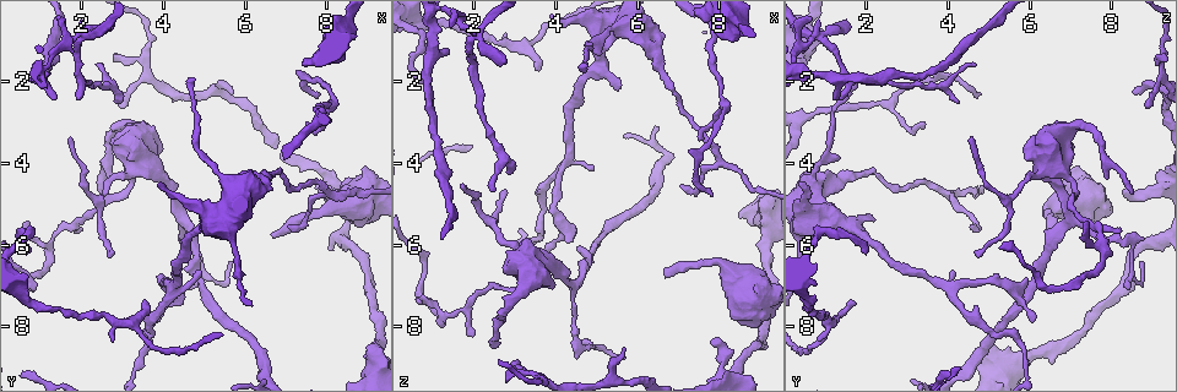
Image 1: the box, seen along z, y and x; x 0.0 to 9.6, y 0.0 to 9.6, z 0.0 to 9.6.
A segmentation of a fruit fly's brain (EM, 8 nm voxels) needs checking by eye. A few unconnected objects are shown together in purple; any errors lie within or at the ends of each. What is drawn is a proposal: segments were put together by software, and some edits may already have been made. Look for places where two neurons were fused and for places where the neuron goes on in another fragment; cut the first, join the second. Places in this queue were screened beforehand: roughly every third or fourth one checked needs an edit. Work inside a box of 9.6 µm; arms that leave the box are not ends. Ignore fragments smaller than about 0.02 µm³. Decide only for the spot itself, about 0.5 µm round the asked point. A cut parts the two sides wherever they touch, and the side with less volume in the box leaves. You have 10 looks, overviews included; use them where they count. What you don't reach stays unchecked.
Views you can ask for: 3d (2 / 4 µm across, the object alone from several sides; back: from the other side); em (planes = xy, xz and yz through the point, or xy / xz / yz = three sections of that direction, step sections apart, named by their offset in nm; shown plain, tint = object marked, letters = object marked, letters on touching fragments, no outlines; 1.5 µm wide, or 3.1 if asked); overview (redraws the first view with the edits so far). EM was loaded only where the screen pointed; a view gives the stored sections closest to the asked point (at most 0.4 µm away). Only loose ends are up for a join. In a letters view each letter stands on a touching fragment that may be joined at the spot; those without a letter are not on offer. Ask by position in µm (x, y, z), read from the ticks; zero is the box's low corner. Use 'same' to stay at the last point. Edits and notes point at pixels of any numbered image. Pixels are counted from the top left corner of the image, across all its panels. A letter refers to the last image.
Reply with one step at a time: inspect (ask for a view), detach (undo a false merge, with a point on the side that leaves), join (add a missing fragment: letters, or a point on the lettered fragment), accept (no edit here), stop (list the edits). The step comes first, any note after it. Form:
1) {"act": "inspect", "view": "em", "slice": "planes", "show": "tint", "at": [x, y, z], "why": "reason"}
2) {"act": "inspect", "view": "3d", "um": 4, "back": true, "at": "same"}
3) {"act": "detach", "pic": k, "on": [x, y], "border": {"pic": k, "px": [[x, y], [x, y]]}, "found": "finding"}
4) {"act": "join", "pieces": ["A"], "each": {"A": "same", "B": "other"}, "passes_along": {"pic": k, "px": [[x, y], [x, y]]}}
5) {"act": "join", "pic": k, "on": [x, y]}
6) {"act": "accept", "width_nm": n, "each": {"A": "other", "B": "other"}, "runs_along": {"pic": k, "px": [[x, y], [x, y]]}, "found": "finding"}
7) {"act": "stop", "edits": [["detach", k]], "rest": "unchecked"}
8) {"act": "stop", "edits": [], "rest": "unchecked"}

{"act": "inspect", "view": "em", "slice": "planes", "show": "letters", "at": [3.00, 2.55, 4.30], "why": "thin end"}

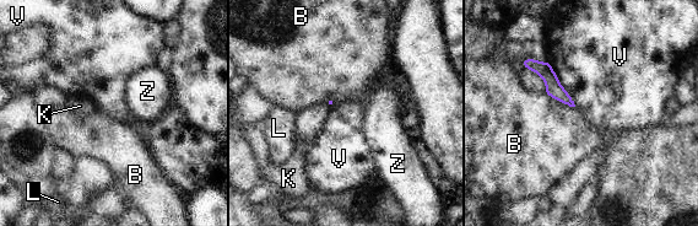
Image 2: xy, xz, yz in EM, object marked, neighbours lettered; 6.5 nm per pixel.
{"act": "accept", "longest_contact_nm": ["V", 360], "each": {"B": "other", "K": "other", "L": "other", "V": "other", "Z": "other"}, "found": "none of them fits"}

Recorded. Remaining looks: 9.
{"act": "inspect", "view": "em", "slice": "planes", "show": "letters", "at": [5.55, 5.40, 2.20], "why": "free end"}

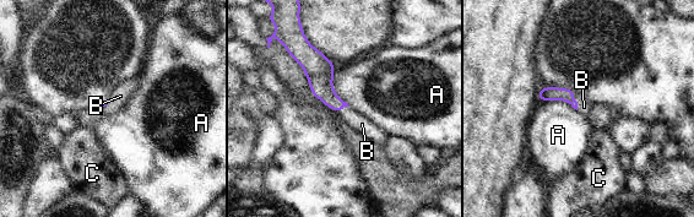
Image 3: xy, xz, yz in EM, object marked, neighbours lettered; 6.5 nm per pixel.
{"act": "join", "pieces": ["B"], "each": {"A": "other", "B": "same", "C": "other"}, "passes_along": {"pic": 3, "px": [[551, 93], [575, 101], [584, 107]]}, "found": "it goes on there"}

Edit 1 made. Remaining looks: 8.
{"act": "inspect", "view": "em", "slice": "xz", "step": 4, "show": "letters", "at": [7.50, 3.05, 3.40], "why": "an open end"}

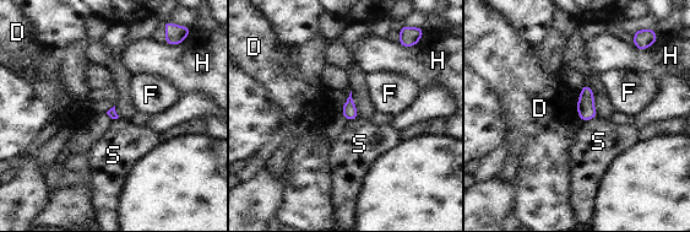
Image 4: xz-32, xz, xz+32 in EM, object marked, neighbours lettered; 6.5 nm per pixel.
{"act": "accept", "longest_contact_nm": ["S", 110], "each": {"D": "other", "F": "other", "H": "other", "S": "other"}, "found": "none of them fits"}

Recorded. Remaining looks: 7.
{"act": "inspect", "view": "em", "slice": "xz", "step": 4, "show": "letters", "at": [6.65, 5.75, 6.75], "why": "an open end"}

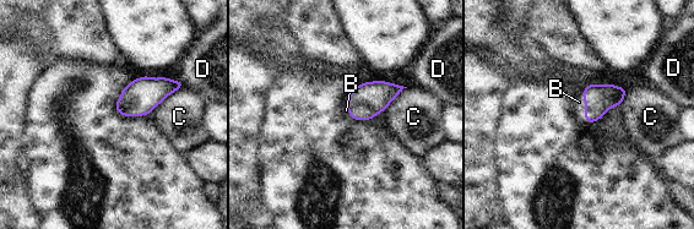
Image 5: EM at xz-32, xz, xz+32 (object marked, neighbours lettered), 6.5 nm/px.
{"act": "inspect", "view": "em", "slice": "planes", "show": "letters", "at": "same", "why": "cut it another way"}

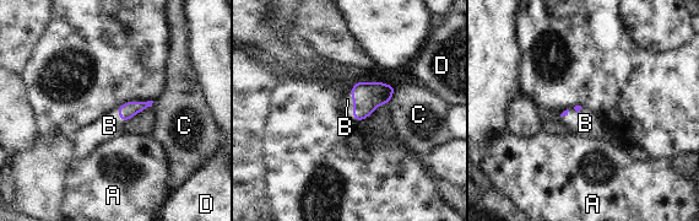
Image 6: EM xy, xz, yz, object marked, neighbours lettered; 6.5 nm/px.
{"act": "join", "pieces": ["B"], "each": {"A": "other", "B": "same", "C": "other", "D": "other"}, "passes_along": {"pic": 6, "px": [[367, 96], [352, 104], [347, 100]]}, "found": "it goes on there"}

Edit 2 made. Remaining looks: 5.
{"act": "stop", "edits": [["join", 3], ["join", 6]], "rest": "unchecked"}

